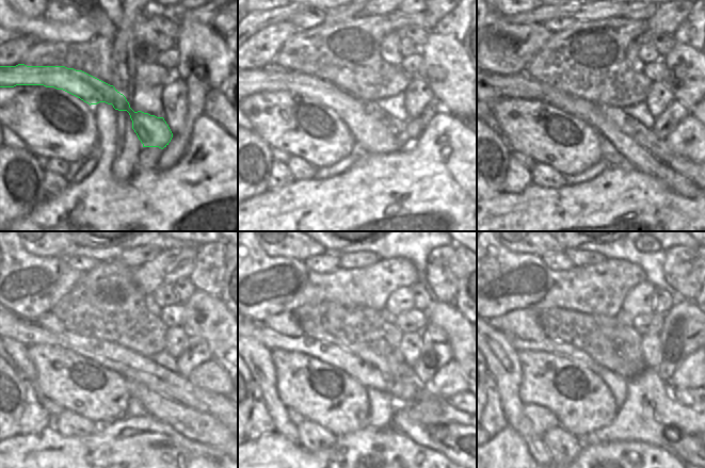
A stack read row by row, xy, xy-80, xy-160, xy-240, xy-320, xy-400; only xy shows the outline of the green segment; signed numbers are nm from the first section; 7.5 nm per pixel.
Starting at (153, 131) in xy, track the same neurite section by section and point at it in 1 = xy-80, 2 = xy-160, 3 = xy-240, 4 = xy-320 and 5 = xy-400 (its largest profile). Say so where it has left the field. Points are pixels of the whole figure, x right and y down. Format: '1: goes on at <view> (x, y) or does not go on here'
1: goes on at xy-80 (358, 115)
2: goes on at xy-160 (521, 85)
3: does not go on here
4: does not go on here
5: does not go on here

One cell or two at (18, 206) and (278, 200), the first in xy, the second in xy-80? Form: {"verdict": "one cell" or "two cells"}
{"verdict": "two cells"}

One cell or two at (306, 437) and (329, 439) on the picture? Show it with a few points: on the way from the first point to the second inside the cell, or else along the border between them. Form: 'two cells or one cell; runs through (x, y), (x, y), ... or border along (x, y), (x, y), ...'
one cell; runs through (311, 437), (323, 438)

